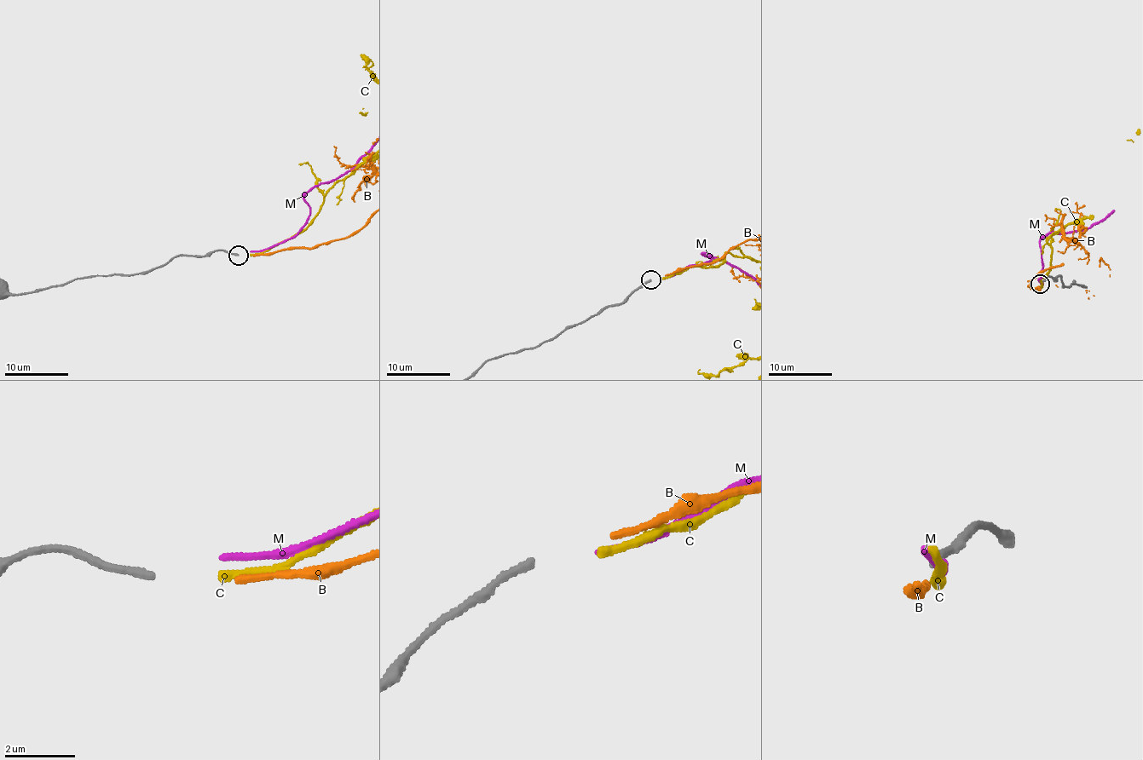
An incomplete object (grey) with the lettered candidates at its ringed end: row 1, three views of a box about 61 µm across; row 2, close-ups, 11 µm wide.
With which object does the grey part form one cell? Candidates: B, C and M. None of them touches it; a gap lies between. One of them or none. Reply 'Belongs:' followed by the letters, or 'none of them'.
Belongs: none of them

